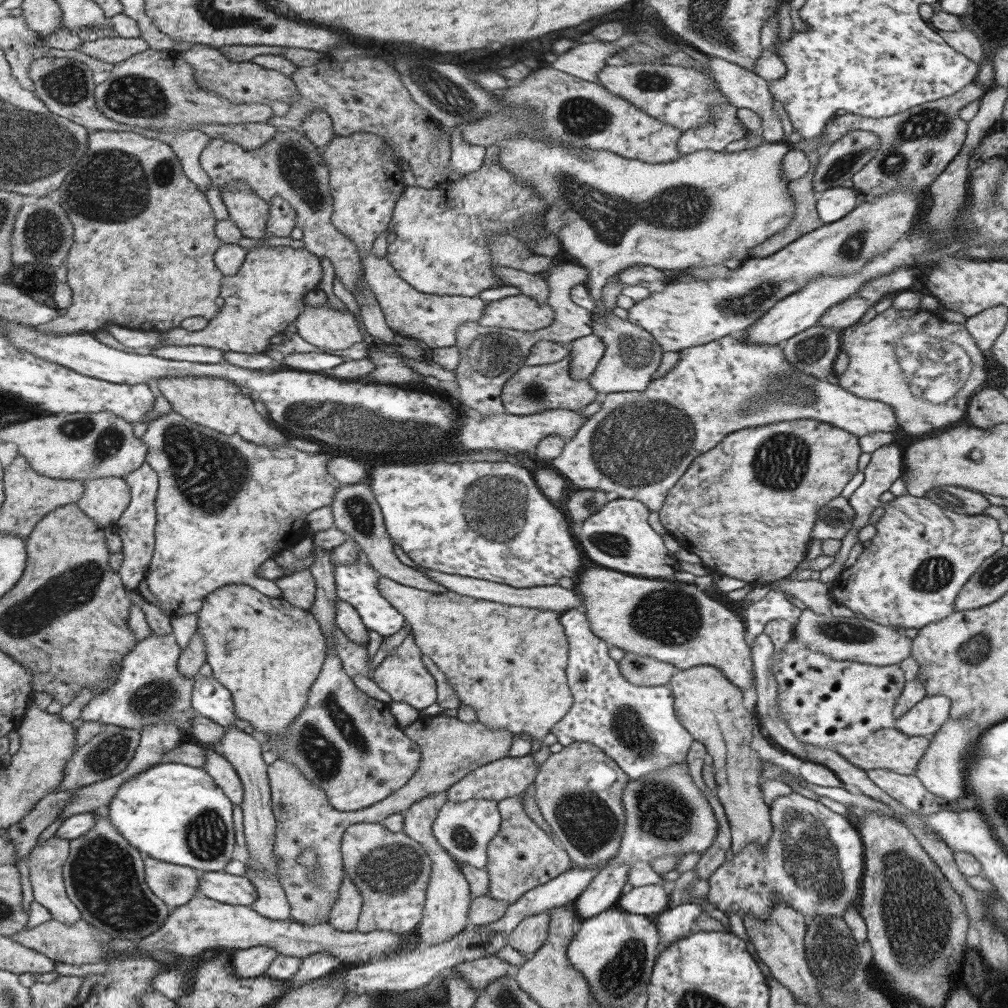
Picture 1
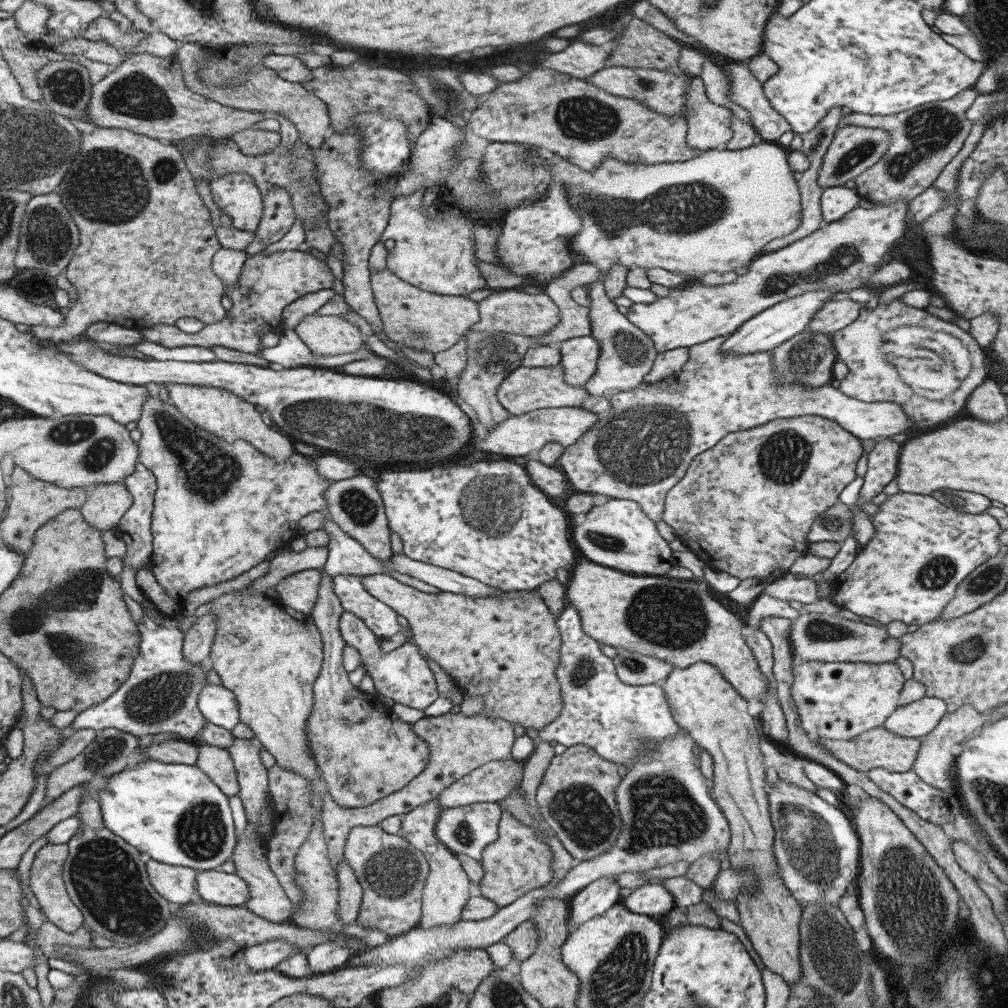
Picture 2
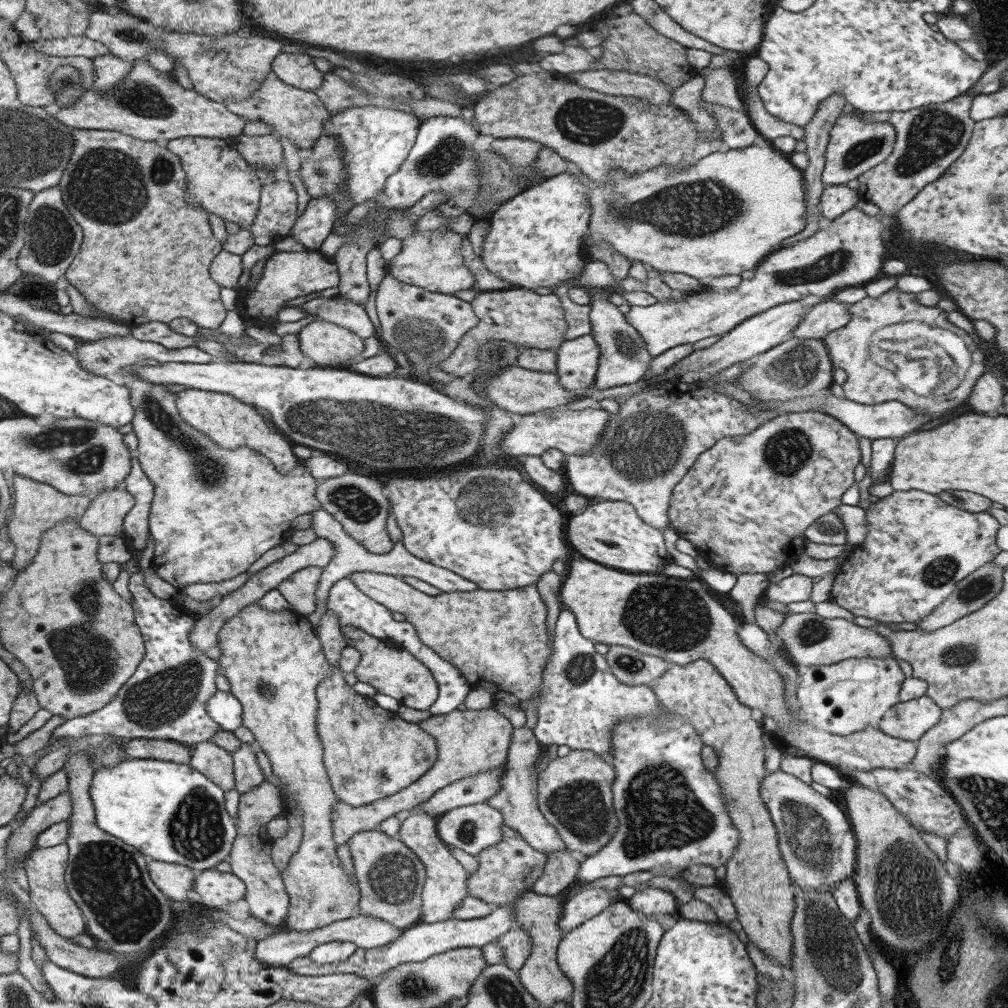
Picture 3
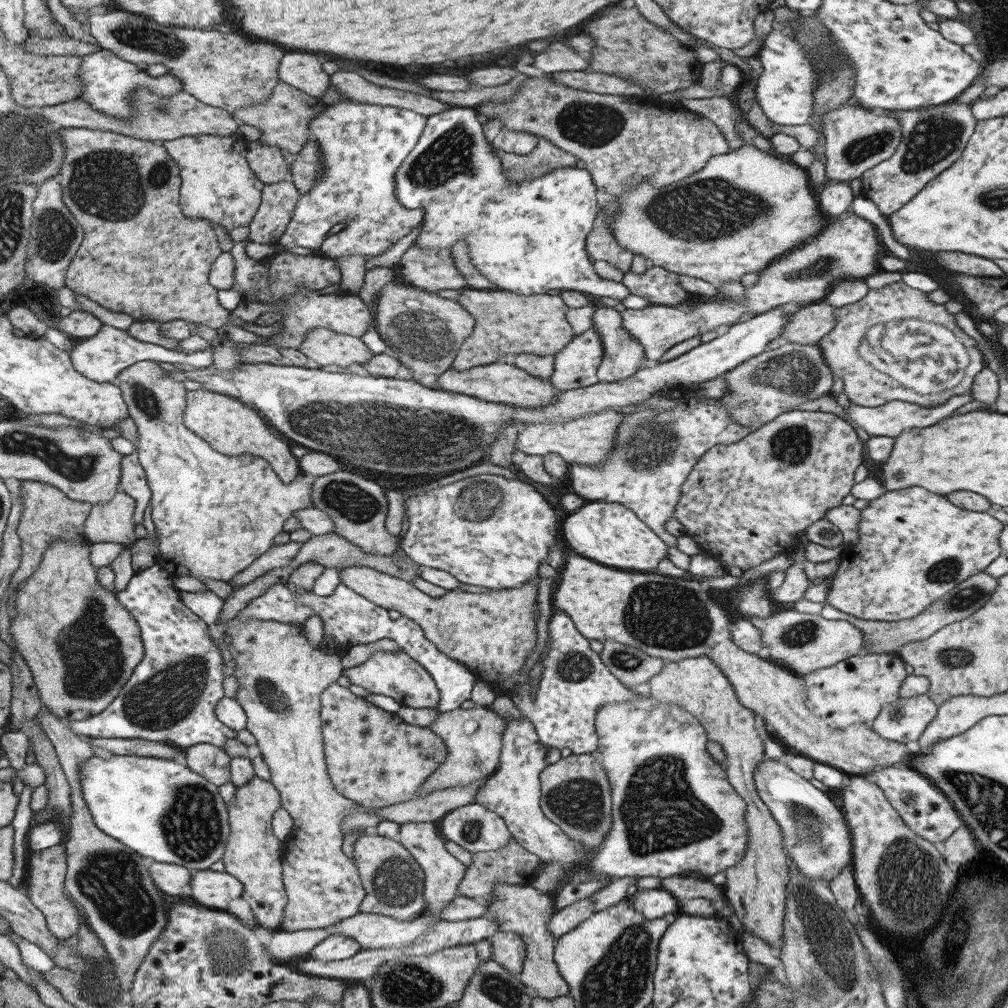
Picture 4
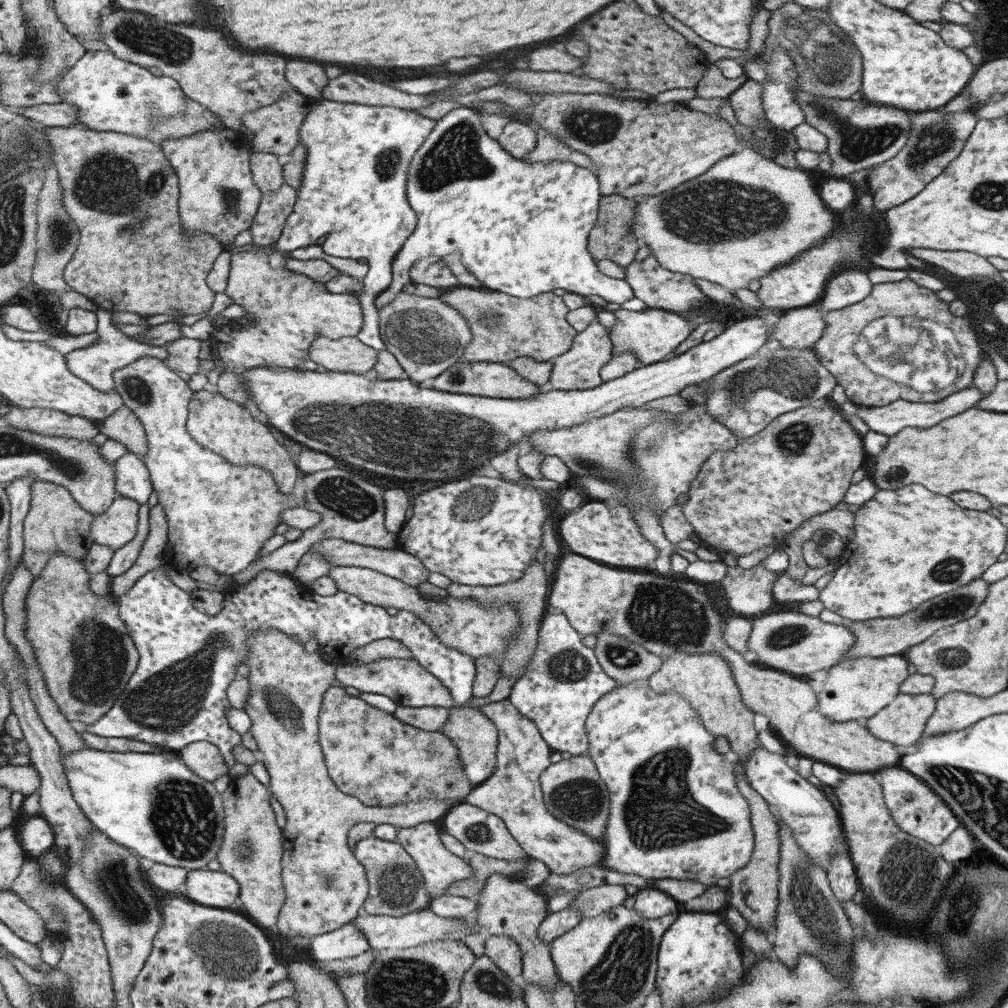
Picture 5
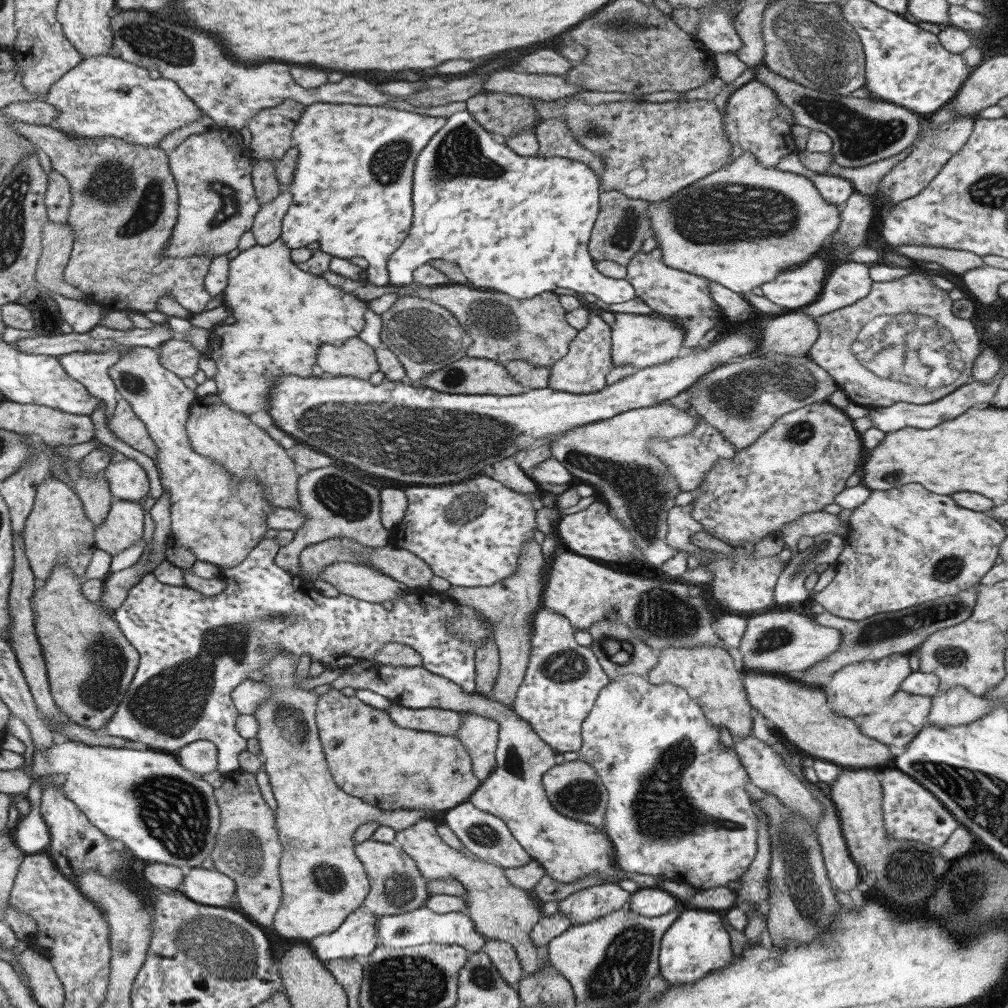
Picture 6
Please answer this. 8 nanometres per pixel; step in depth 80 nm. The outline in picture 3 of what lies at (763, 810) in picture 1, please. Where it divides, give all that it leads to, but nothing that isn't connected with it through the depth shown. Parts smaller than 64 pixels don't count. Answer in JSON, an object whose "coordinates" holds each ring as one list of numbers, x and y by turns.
{"coordinates":[[703,659,682,665,670,664,661,676,650,682,649,687,661,706,687,719,701,737,701,744,717,754,713,776,725,799,725,812,738,830,739,840,736,852,734,850,724,864,724,891,733,903,736,920,748,940,787,970,792,945,789,921,796,892,778,849,776,828,760,797,761,780,767,773,761,723,751,718,750,708,738,701,717,669]]}

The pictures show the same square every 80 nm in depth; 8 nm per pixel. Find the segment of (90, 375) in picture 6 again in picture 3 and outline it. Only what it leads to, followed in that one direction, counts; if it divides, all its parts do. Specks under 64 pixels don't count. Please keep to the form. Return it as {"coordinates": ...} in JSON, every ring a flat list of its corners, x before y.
{"coordinates":[[119,336,119,338,101,338,97,341,78,342,74,359,81,368,84,368,89,374,95,376,111,376,117,374,124,366,135,364,140,360,156,360,157,362,187,362,189,364,207,364,215,360,210,354,203,352,203,349,193,346,185,348,169,349,157,344,156,342,147,342,135,340,131,336]]}

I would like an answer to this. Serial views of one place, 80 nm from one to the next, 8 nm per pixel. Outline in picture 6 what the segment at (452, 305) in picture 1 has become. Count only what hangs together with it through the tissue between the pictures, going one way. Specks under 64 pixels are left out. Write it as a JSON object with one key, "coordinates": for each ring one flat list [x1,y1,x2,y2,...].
{"coordinates":[[397,297,393,305,381,313,379,318,381,345,395,354,406,376,411,380,438,370,444,364,459,360,471,343,471,339,449,311,418,297]]}

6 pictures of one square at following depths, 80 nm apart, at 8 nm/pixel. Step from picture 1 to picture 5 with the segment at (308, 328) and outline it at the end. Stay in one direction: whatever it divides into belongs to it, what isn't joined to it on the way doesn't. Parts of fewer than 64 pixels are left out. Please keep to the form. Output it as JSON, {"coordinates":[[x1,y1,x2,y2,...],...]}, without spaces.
{"coordinates":[[317,337,308,348,308,358,329,372,349,372,371,375,377,351,361,343,356,337,331,340]]}

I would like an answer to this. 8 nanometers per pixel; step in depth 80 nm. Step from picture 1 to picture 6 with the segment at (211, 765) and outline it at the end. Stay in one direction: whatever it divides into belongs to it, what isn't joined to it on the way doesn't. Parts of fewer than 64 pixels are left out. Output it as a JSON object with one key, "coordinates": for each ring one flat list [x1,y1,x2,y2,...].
{"coordinates":[[209,741,191,742,182,746,174,753,174,756,183,769,195,774,195,776,200,777,217,770,216,746]]}

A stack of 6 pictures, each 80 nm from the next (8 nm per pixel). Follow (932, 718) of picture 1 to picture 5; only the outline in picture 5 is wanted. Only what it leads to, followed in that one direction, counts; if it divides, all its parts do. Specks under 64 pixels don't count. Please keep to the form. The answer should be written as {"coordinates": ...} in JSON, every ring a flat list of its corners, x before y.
{"coordinates":[[897,693,895,698,878,710,873,716,866,718,865,728,878,740,897,746,911,746,922,736,925,721,935,708,935,699,931,693,906,695]]}

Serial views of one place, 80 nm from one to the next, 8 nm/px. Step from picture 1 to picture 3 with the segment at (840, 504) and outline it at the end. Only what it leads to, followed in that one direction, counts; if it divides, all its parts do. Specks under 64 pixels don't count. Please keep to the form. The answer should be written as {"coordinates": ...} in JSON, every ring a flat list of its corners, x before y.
{"coordinates":[[828,512,816,518,805,530,806,542,843,546,846,544,845,531,839,517]]}

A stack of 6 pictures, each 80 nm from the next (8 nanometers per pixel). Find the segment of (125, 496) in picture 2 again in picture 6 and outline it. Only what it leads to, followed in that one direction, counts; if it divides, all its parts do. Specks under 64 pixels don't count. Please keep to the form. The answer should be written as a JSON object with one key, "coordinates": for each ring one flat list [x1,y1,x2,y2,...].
{"coordinates":[[113,500,105,520,94,529,94,547,115,556,142,538,143,523,141,502]]}

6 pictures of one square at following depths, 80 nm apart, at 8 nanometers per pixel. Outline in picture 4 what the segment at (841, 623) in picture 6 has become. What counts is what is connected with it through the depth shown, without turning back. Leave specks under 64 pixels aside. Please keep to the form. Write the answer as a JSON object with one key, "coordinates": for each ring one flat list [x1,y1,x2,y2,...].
{"coordinates":[[983,571,978,572,966,578,963,582,956,584,950,591,947,591,935,602,925,607,918,615,903,620,861,620,849,614,845,614,844,612,839,612,826,603,818,615,825,620,844,620,852,624,855,628,858,628,862,634,862,640,864,640,864,648,866,648,867,654,894,654,903,644,913,642,914,640,925,640,925,638,931,636,940,628,963,620,970,614,973,614,980,606,983,606,987,602,996,584,996,578,987,575]]}

